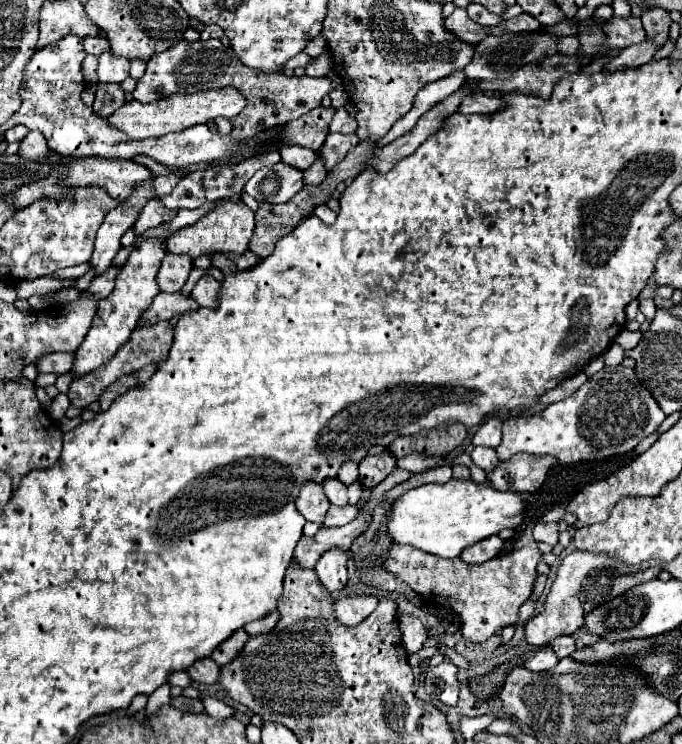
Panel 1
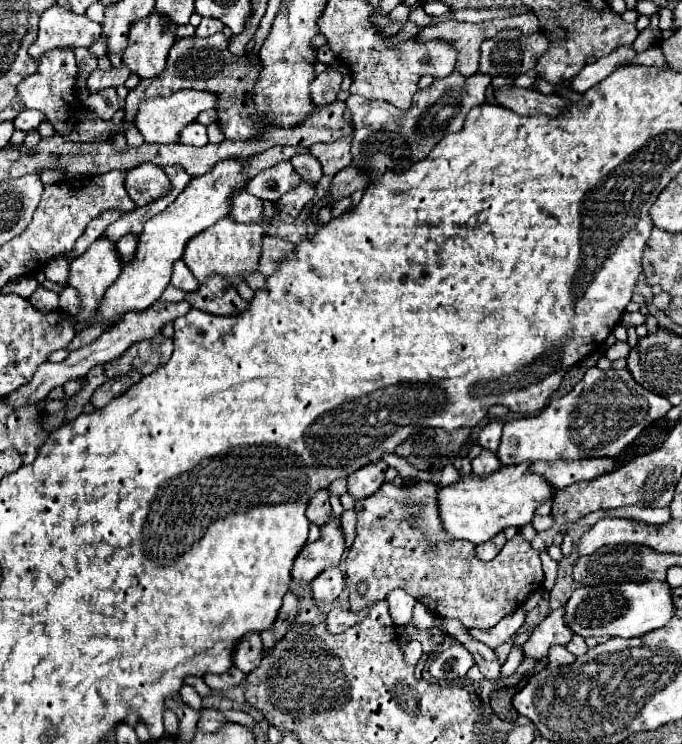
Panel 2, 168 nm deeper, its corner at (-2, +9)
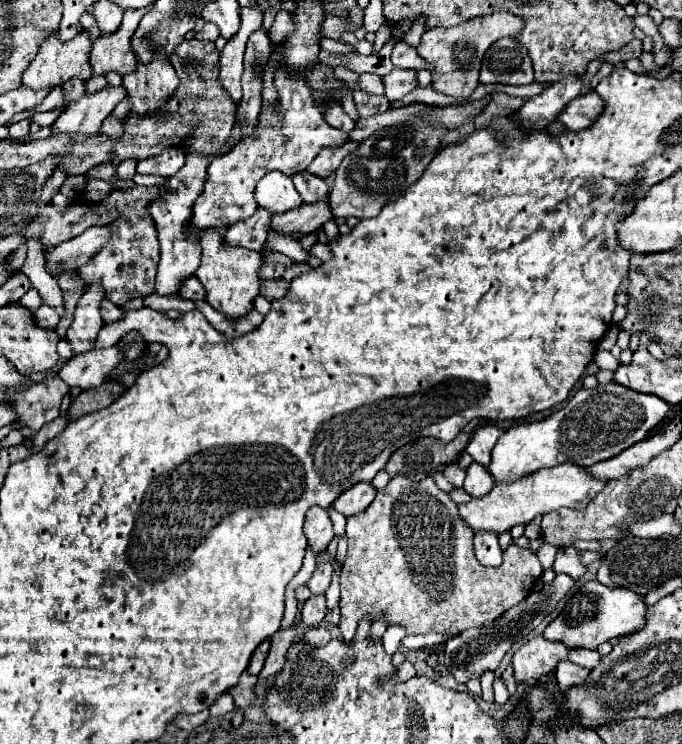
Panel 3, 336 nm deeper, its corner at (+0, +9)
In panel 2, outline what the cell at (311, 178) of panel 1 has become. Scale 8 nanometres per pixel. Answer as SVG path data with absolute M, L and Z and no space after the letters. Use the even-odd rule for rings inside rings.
M301 181L299 187L291 189L289 193L285 193L285 195L277 201L277 207L279 207L283 213L295 217L295 215L299 215L313 199L315 199L315 185L305 185L305 181Z

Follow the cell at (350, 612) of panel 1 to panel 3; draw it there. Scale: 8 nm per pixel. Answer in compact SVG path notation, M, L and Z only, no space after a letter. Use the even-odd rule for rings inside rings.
M319 625L319 627L313 627L313 629L307 629L301 637L301 643L305 645L311 645L311 647L323 647L327 645L331 639L329 635L329 629L325 625Z

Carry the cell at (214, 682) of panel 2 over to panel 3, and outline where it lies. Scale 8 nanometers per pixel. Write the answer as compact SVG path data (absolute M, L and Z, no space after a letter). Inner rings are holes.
M247 671L241 675L239 683L229 691L235 699L235 705L239 709L247 709L251 705L255 705L255 683L257 683L257 677L255 675L249 675Z

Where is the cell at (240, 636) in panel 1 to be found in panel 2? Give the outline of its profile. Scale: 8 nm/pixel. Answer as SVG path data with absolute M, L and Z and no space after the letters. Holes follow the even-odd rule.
M249 633L249 637L243 637L237 643L237 649L233 649L233 665L239 667L243 673L251 673L263 655L263 643L257 633Z

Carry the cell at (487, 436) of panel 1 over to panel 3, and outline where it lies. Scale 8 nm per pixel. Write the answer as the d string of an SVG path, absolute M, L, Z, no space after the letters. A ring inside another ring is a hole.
M483 425L483 427L479 427L479 429L473 433L473 437L471 437L469 445L467 445L467 453L469 453L477 463L481 463L481 465L487 467L489 461L491 461L491 451L493 451L497 439L501 437L501 433L503 433L503 431L501 431L497 425Z

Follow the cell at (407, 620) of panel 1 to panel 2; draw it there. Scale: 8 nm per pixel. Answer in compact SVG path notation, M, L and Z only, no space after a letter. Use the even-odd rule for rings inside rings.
M409 641L407 643L407 649L405 649L405 661L411 663L411 665L415 665L419 661L421 653L423 653L421 651L421 643L419 641Z

